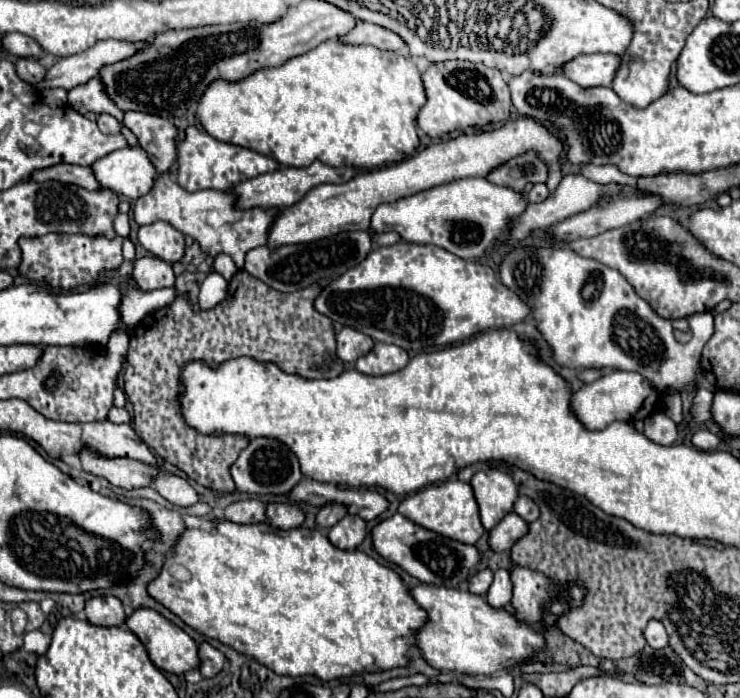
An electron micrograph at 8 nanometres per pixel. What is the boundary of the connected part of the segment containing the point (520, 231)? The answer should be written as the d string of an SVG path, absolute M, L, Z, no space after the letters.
M567 173L567 175L561 179L559 187L557 187L543 203L537 203L537 205L529 205L529 207L527 207L527 211L517 219L515 227L511 229L511 239L509 239L507 243L521 241L521 239L525 239L525 237L527 237L531 231L535 231L535 229L545 229L545 227L557 225L557 223L565 221L567 217L573 217L573 215L577 215L577 213L581 213L581 211L587 211L587 209L599 205L601 201L605 201L605 199L609 199L609 197L619 195L623 189L625 189L625 185L619 185L619 183L601 185L601 183L595 183L595 181L587 179L587 177L583 177L581 173Z

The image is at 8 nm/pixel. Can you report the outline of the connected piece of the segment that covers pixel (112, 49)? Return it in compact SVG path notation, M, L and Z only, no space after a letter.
M151 39L145 41L99 41L91 49L69 55L59 59L45 75L43 83L33 85L35 89L51 89L51 87L63 87L63 89L73 89L77 85L85 85L85 81L97 77L105 65L113 65L117 61L123 61L125 57L131 57L133 53L139 53L141 49L149 47Z

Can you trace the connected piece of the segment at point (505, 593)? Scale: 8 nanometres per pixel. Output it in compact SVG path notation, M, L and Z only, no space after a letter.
M499 569L495 573L495 579L493 579L493 583L491 583L485 599L495 609L503 609L511 601L511 579L509 579L509 571Z

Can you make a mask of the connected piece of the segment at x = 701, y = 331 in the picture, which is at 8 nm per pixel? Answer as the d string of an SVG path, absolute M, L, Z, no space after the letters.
M513 245L511 251L503 257L499 273L501 281L533 309L533 317L539 321L537 327L551 345L559 365L575 369L615 367L625 371L637 371L647 377L659 391L691 391L695 387L695 369L701 363L701 349L713 335L713 315L709 311L687 317L689 325L693 327L693 339L687 345L681 345L673 337L671 321L657 317L657 313L635 293L635 289L619 271L595 259L581 257L573 249Z

